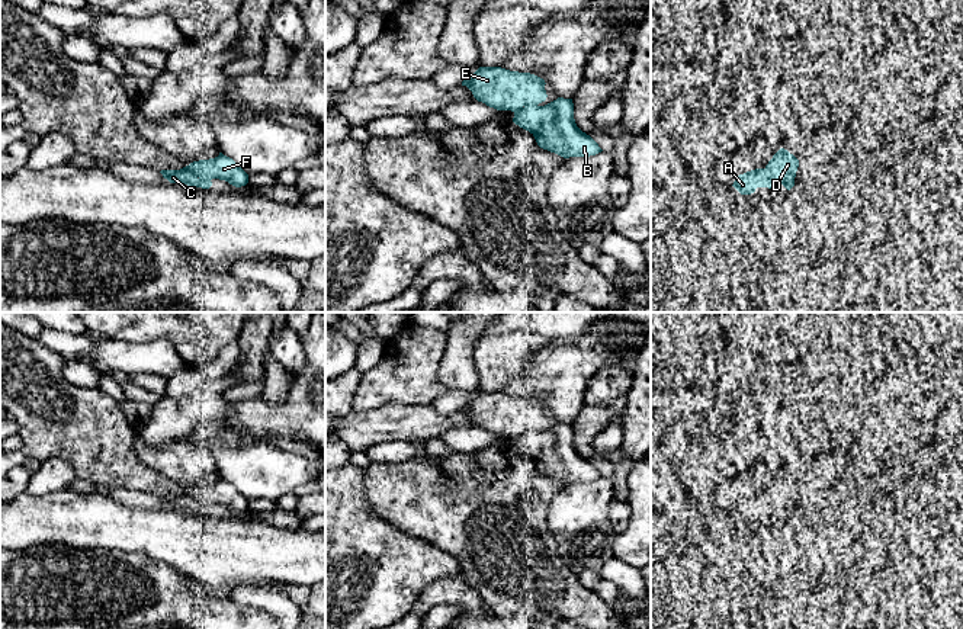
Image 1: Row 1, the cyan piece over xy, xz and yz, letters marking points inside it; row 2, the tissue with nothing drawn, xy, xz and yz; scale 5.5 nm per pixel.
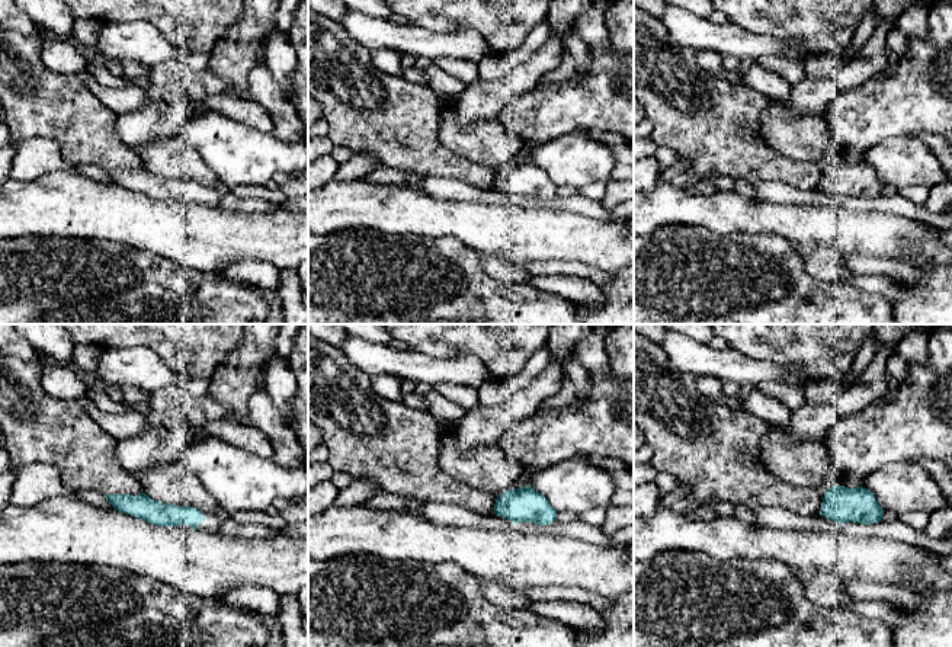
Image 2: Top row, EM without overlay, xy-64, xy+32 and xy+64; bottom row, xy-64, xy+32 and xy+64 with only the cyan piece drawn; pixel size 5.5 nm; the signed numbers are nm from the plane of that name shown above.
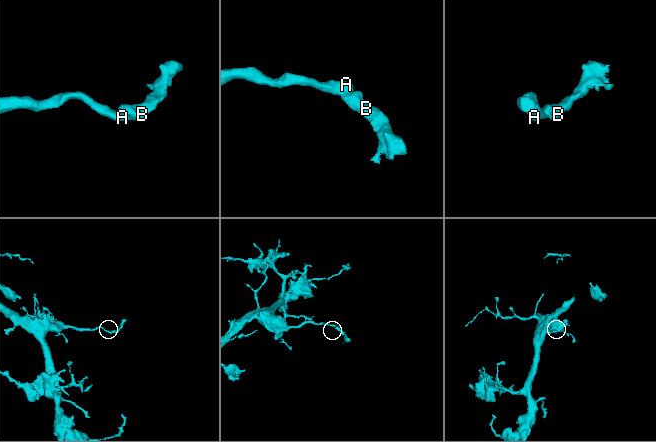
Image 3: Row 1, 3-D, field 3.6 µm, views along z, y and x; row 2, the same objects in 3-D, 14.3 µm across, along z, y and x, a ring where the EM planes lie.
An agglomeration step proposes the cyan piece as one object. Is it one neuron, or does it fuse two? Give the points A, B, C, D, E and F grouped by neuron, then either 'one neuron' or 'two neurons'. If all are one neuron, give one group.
A C E / B D F | two neurons

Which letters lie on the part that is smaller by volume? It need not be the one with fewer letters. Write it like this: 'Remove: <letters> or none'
Remove: B, D, F

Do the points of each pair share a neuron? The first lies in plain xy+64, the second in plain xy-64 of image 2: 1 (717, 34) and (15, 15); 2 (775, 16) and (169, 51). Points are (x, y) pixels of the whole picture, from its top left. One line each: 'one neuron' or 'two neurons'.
1: two neurons
2: two neurons

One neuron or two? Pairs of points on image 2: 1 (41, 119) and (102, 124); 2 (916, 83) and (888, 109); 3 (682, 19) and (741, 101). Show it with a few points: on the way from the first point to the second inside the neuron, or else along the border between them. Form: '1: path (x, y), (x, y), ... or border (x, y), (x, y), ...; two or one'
1: path (55, 119), (76, 119), (80, 124), (87, 124); one
2: path (909, 90), (896, 103); one
3: border (669, 32), (679, 44), (696, 53); two

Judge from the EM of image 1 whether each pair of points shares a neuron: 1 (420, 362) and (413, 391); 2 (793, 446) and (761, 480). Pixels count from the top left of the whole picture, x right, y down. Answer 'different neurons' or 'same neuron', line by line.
1: same neuron
2: different neurons

